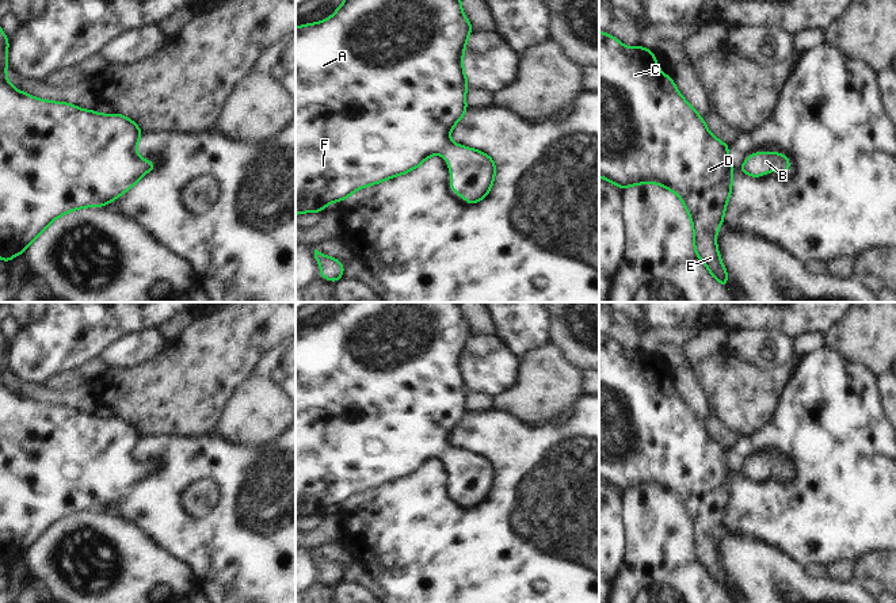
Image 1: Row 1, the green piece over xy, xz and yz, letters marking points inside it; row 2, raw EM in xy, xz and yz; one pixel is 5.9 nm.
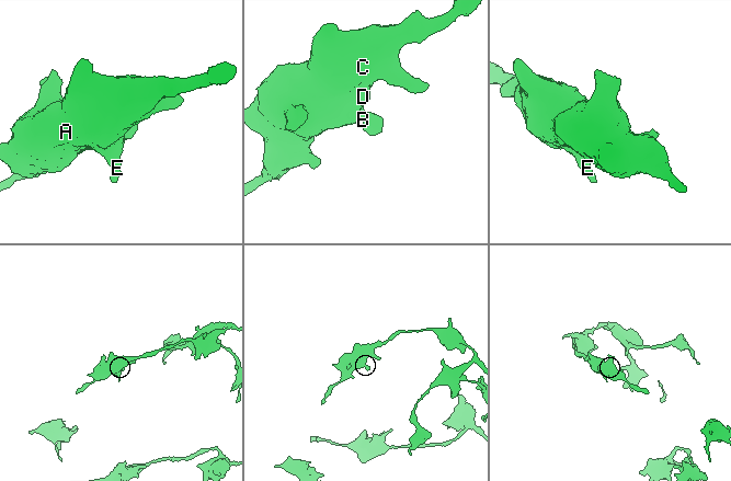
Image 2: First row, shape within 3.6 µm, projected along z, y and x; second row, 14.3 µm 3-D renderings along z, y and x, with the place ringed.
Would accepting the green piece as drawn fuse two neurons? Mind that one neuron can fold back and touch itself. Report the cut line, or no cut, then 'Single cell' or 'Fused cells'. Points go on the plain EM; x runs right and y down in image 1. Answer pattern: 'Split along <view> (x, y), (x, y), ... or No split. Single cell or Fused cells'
No split. Single cell.

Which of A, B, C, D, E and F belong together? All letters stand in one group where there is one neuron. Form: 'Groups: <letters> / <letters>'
Groups: A B C D E F.

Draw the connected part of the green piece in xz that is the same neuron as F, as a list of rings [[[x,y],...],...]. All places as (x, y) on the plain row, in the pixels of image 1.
[[[346,302],[332,320],[296,331],[296,519],[321,516],[327,508],[346,504],[367,489],[405,478],[435,458],[442,458],[447,465],[450,493],[462,500],[468,508],[481,505],[491,496],[496,481],[495,463],[481,454],[450,443],[451,434],[469,412],[466,409],[469,385],[464,374],[464,356],[472,335],[474,333],[464,318],[461,302]]]

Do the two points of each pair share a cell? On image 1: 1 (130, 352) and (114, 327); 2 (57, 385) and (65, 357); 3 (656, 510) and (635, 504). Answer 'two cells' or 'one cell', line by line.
1: two cells
2: two cells
3: one cell

